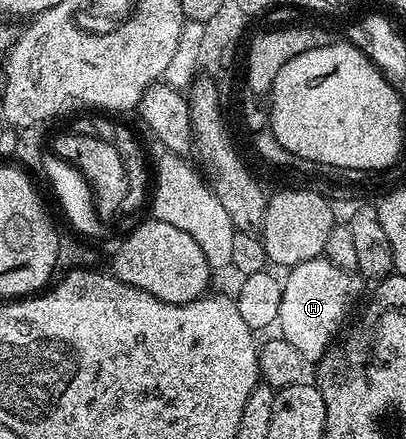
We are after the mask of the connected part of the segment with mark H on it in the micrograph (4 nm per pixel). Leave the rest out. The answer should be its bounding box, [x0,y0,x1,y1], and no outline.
[278,255,356,363]

